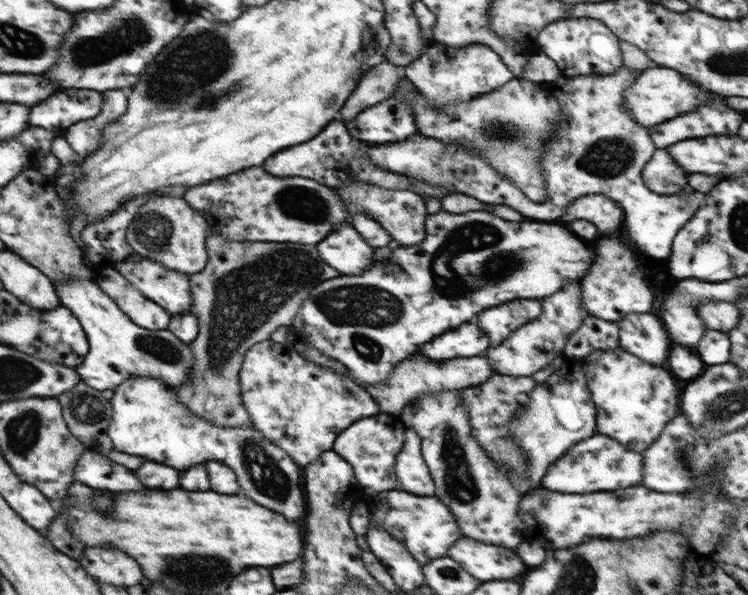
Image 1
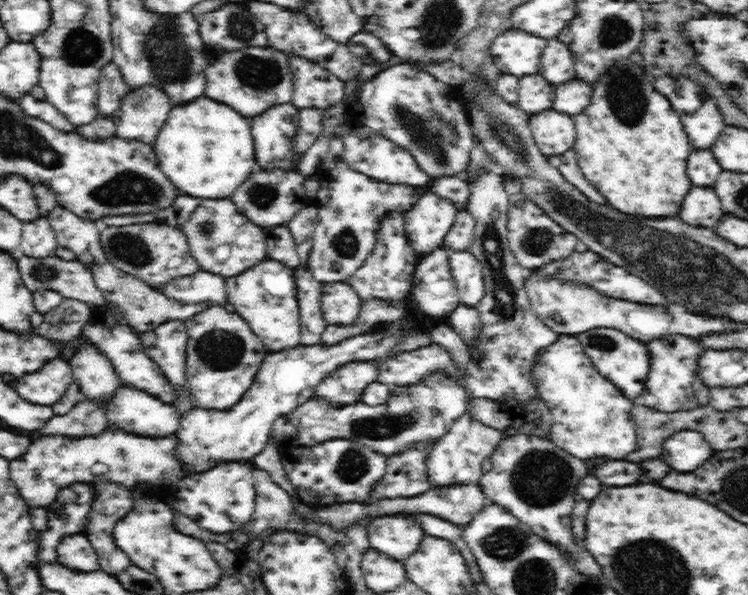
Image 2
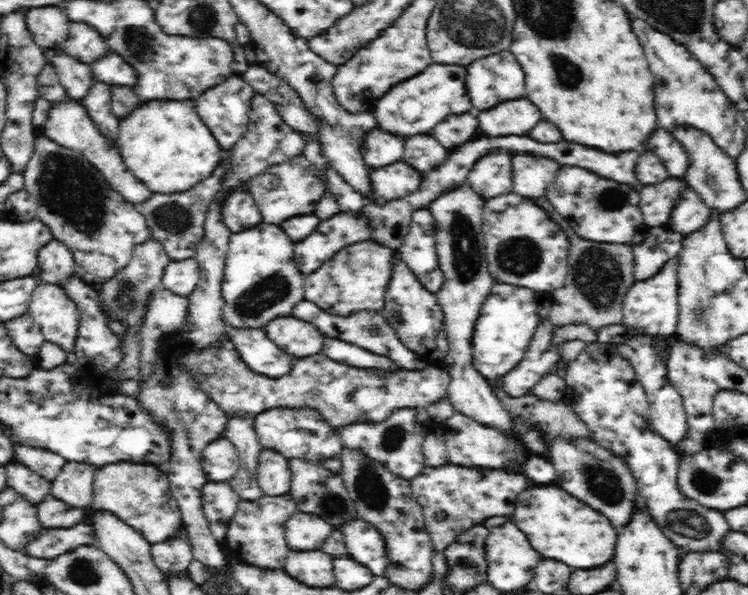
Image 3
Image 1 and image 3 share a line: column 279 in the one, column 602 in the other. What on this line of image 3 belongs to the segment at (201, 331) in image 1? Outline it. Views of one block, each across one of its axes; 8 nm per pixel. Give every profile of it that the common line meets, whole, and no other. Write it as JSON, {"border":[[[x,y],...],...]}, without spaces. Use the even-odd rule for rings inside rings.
{"border":[[[548,202],[548,210],[544,210],[547,216],[558,224],[569,241],[568,273],[562,288],[551,293],[551,306],[549,320],[554,327],[566,325],[586,325],[598,332],[603,326],[618,325],[625,318],[622,305],[625,294],[630,286],[635,283],[634,278],[634,254],[630,245],[618,245],[602,242],[586,242],[577,235],[577,231],[562,218]],[[594,250],[594,252],[592,252]],[[588,254],[596,256],[588,256]]]}

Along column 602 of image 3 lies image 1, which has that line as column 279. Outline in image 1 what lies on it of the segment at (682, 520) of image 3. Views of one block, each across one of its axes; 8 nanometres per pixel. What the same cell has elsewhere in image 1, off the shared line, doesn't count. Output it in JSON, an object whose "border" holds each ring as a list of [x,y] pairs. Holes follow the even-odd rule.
{"border":[[[270,339],[258,342],[249,348],[242,358],[240,368],[240,398],[251,418],[251,426],[265,438],[285,451],[293,463],[302,468],[313,463],[321,453],[332,450],[332,445],[341,432],[353,422],[379,413],[379,406],[353,379],[343,378],[328,368],[321,368],[305,360],[290,345],[274,343]]]}

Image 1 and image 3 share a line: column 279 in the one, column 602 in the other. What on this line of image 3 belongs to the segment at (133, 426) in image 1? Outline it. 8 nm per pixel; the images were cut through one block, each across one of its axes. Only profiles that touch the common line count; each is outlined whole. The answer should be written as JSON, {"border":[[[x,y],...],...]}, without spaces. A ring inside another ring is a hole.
{"border":[[[558,437],[552,441],[552,464],[556,466],[558,474],[558,484],[566,488],[576,498],[582,498],[588,506],[594,506],[594,510],[602,510],[614,526],[618,526],[618,531],[622,526],[626,526],[631,518],[633,508],[637,502],[637,481],[633,478],[633,473],[620,455],[612,454],[596,442],[590,440],[562,439]]]}

